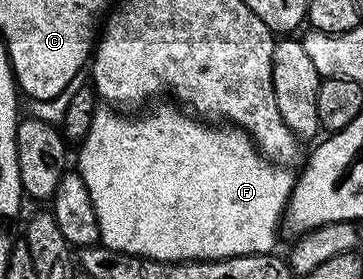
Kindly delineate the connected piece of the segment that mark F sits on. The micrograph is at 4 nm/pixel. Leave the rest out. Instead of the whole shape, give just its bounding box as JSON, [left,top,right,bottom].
[78,104,293,261]

